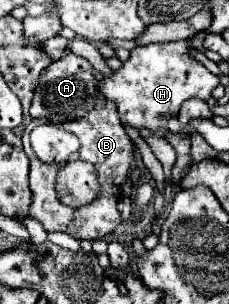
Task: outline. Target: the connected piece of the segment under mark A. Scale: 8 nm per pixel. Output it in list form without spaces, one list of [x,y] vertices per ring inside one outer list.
[[[67,50],[61,60],[53,62],[49,68],[41,72],[29,114],[33,118],[45,118],[51,124],[63,124],[63,122],[71,122],[73,118],[81,118],[95,106],[95,94],[97,94],[95,84],[97,78],[91,62]]]

